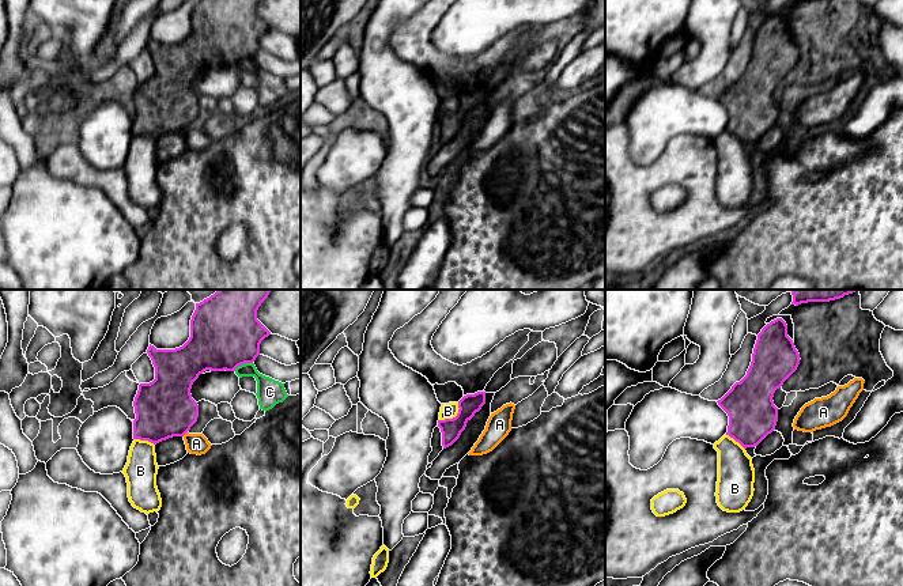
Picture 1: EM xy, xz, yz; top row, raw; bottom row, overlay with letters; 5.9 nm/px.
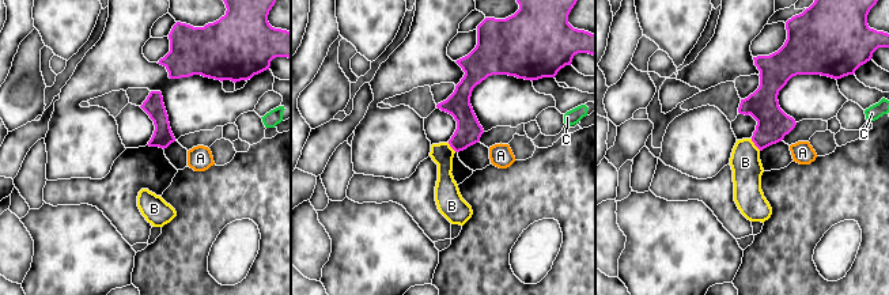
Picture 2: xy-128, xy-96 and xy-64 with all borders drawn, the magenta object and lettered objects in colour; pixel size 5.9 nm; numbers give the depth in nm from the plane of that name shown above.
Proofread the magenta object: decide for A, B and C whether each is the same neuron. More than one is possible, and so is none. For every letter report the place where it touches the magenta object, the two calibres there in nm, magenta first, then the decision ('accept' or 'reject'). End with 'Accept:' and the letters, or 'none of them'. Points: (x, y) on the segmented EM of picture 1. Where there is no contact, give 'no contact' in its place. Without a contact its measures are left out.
A: xy (184, 434) | 340/130 nm | reject
B: xz (453, 418) | 120/100 nm | reject
C: xy (242, 363) | 420/160 nm | reject
Accept: none of them

